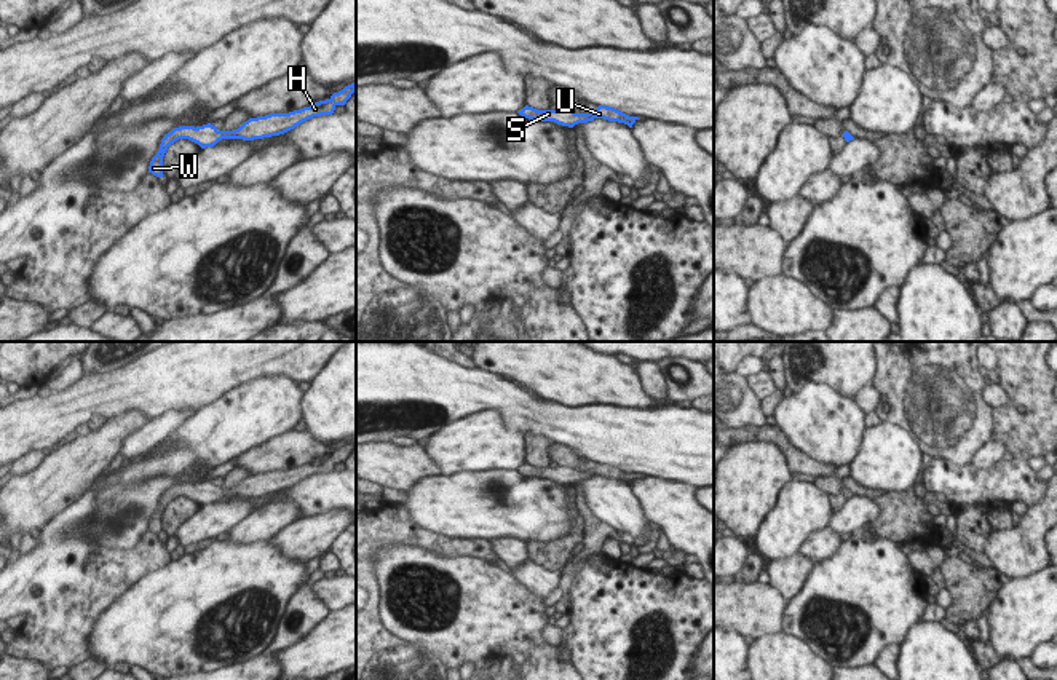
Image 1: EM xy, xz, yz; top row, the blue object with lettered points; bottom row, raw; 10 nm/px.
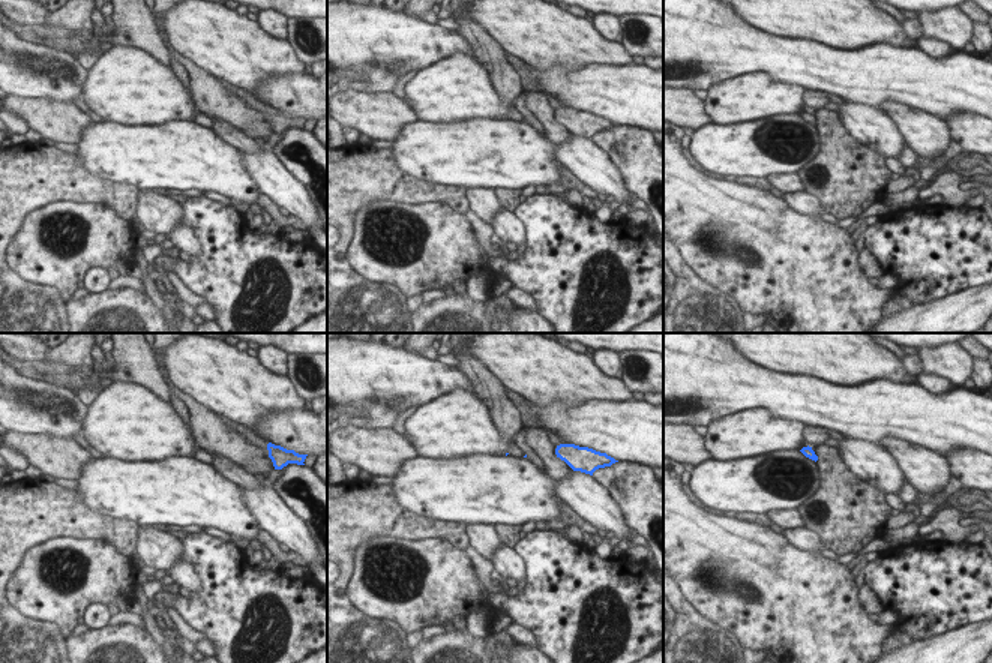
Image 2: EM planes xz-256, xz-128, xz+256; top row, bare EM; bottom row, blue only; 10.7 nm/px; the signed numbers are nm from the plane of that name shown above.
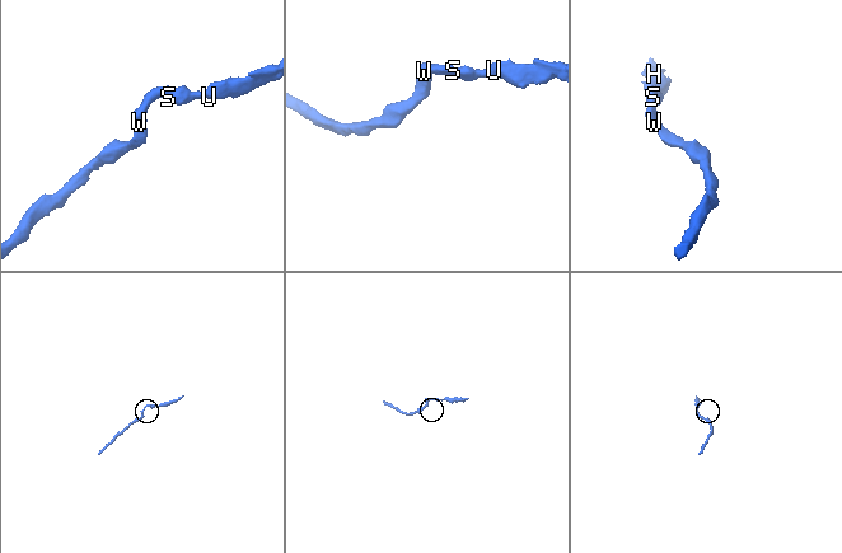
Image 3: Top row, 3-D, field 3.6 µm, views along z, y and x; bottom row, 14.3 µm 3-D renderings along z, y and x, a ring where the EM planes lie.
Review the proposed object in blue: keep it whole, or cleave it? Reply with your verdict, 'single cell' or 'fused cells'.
single cell

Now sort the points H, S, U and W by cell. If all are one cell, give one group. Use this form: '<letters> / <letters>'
H S U W

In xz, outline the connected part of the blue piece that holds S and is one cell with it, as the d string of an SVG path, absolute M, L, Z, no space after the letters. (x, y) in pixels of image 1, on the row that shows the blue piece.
M525 105L517 113L528 120L554 121L557 125L568 126L568 128L573 128L578 123L592 121L594 118L624 123L629 128L632 128L632 125L639 120L637 117L629 117L607 105L599 105L594 112L589 112L589 113L575 113L573 110L567 110L567 109L536 110L533 107Z

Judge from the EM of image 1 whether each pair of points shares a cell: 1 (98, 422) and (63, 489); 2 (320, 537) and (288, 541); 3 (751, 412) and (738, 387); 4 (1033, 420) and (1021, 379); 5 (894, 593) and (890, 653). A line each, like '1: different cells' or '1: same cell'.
1: different cells
2: same cell
3: same cell
4: same cell
5: different cells

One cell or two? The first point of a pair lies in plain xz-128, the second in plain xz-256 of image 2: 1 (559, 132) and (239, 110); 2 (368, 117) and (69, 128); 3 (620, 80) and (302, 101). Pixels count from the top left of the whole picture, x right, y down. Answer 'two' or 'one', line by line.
1: two
2: one
3: one

